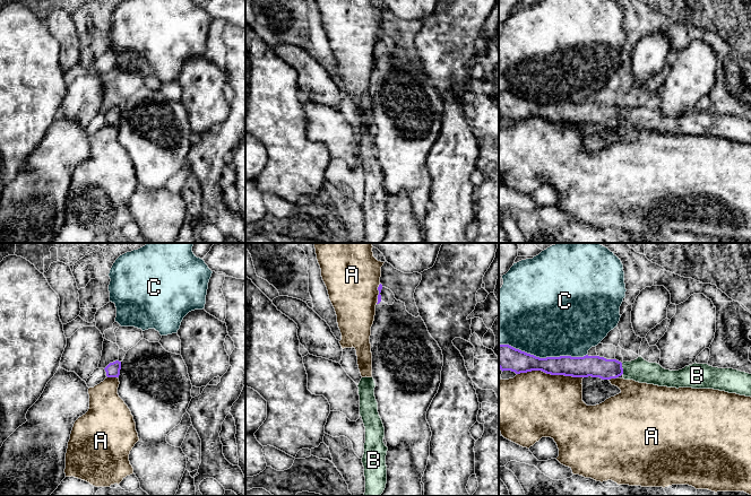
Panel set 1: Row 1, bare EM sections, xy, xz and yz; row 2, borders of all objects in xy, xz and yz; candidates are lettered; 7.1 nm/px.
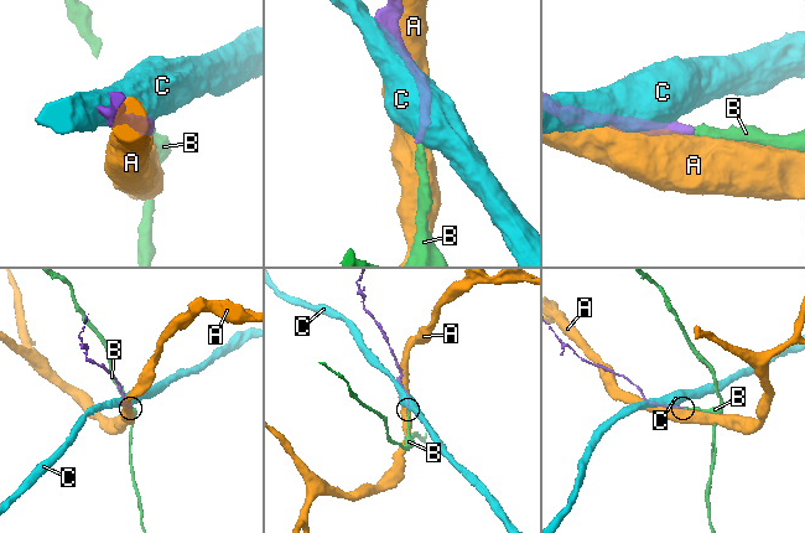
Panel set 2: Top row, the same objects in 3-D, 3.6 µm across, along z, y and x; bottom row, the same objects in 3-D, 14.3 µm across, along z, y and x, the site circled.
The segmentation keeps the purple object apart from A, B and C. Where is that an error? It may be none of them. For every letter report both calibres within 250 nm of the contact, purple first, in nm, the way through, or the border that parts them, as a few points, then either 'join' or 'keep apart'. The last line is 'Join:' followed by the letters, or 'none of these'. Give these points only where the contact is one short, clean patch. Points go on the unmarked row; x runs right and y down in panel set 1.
A: calibres 160 and 480 nm; keep apart
B: calibres 160 and 160 nm; way yz (595, 113), (622, 115), (639, 116); join
C: calibres 180 and 480 nm; keep apart
Join: B

